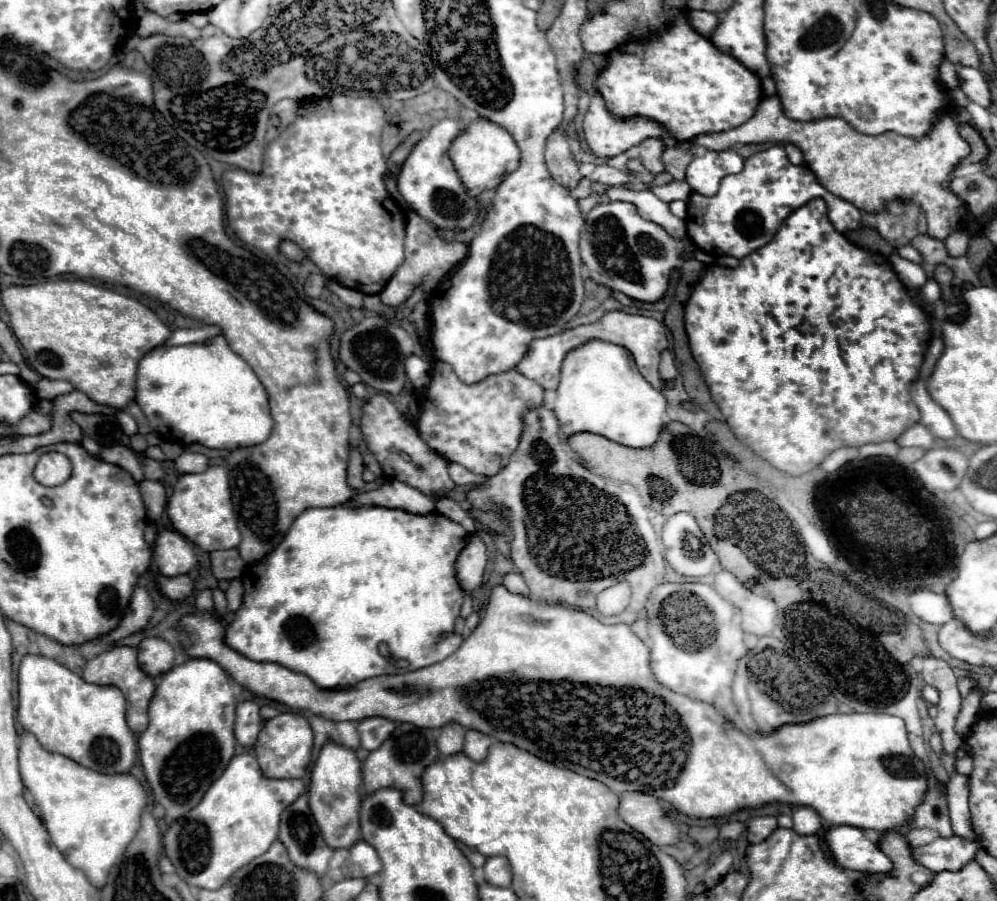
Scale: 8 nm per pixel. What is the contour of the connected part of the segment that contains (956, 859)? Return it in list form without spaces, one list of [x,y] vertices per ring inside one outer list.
[[[948,837],[948,839],[936,839],[928,845],[916,847],[914,855],[916,861],[928,867],[934,873],[940,871],[960,871],[966,863],[970,863],[980,849],[980,843],[966,841],[960,837]]]

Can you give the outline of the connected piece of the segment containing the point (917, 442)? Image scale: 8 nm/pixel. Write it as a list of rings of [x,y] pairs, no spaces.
[[[916,423],[914,427],[910,427],[908,431],[904,431],[904,435],[900,435],[898,445],[902,447],[920,447],[920,449],[932,449],[936,443],[936,439],[926,431],[924,425]]]

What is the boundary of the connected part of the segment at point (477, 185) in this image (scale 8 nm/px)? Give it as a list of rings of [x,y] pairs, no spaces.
[[[476,121],[470,127],[466,127],[464,135],[460,135],[460,139],[454,139],[448,155],[462,179],[462,185],[468,191],[496,189],[500,181],[512,171],[516,171],[520,163],[520,151],[514,139],[508,135],[508,131],[504,131],[504,127],[492,121]]]

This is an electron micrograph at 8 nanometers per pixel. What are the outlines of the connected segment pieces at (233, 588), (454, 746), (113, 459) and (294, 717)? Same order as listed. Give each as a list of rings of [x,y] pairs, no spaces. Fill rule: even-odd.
[[[232,579],[230,587],[226,591],[226,599],[228,599],[228,609],[238,609],[240,601],[242,601],[242,583],[240,579]]]
[[[448,723],[438,731],[436,747],[442,755],[460,753],[464,747],[464,727],[458,723]]]
[[[119,443],[102,447],[100,457],[104,461],[114,463],[128,471],[136,481],[141,482],[144,479],[144,474],[137,455],[129,448],[124,447]]]
[[[280,713],[274,719],[268,719],[254,743],[254,751],[264,775],[272,779],[288,779],[288,777],[302,777],[310,763],[312,755],[312,729],[308,721],[298,713]]]

